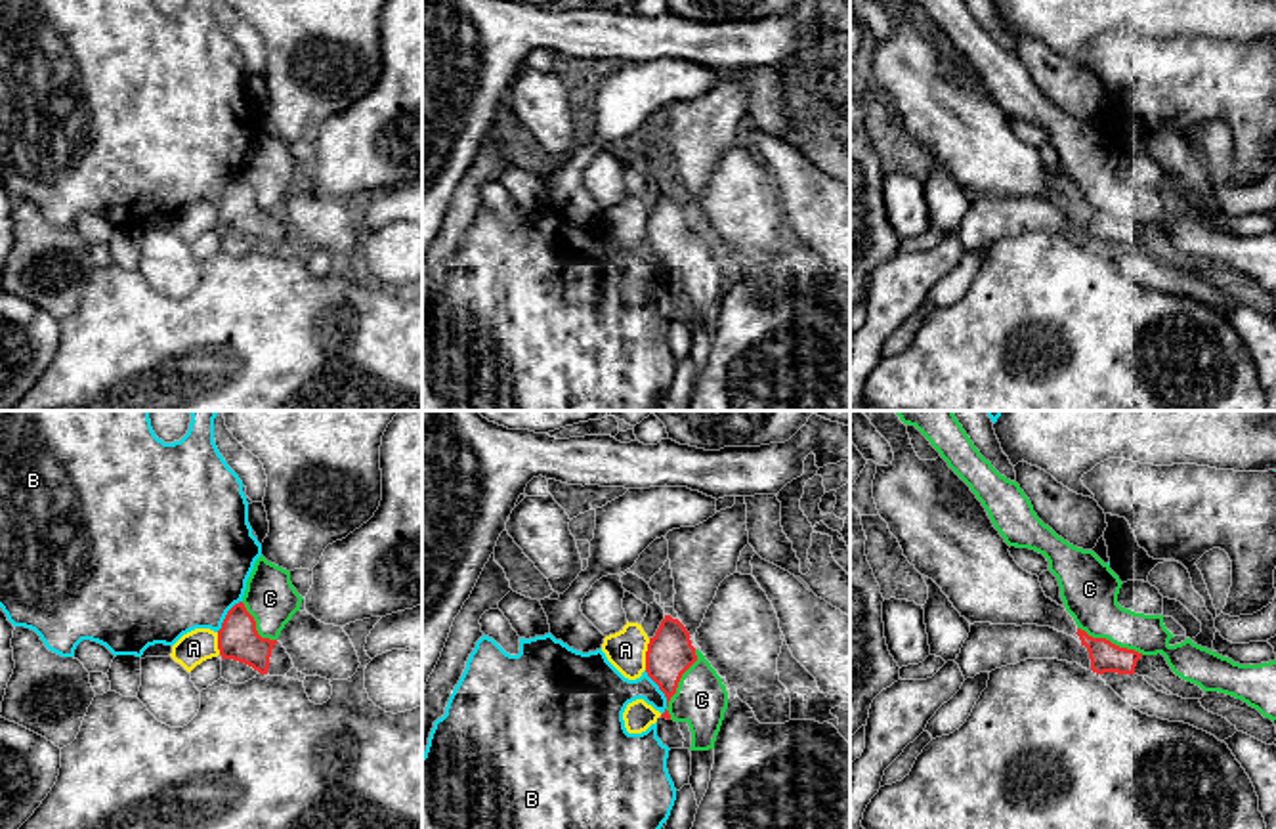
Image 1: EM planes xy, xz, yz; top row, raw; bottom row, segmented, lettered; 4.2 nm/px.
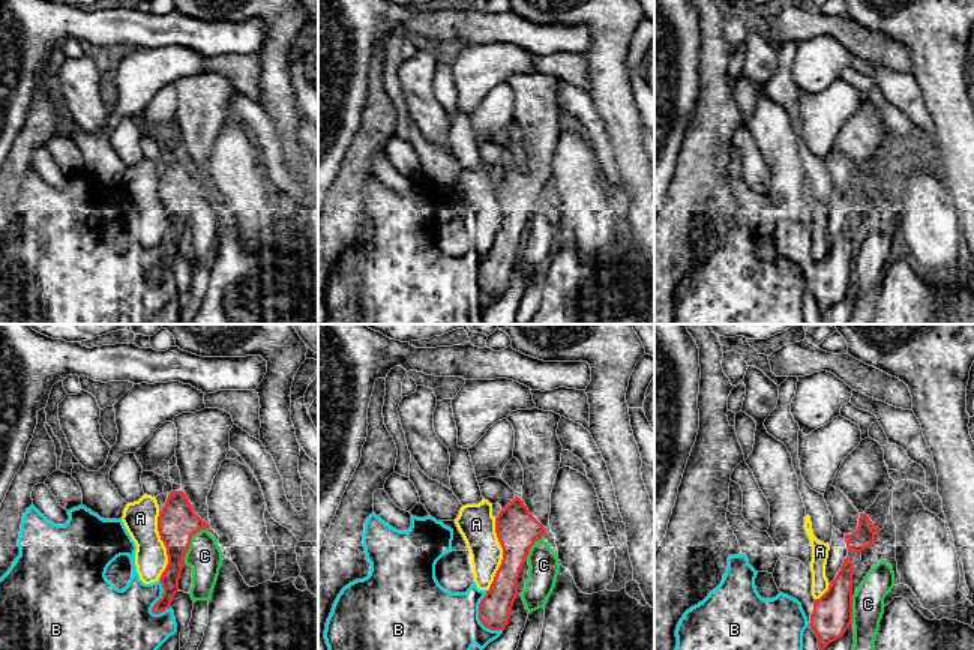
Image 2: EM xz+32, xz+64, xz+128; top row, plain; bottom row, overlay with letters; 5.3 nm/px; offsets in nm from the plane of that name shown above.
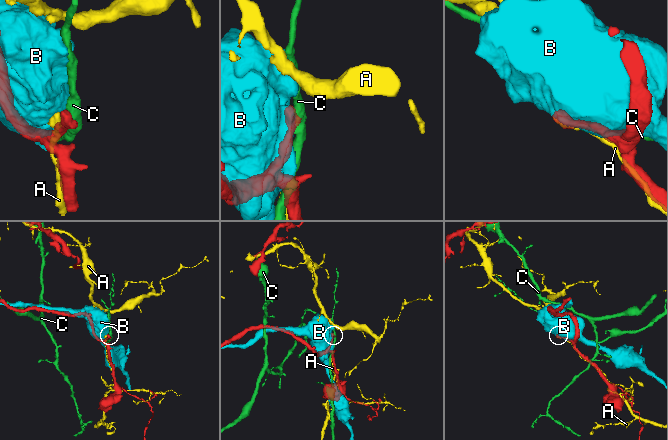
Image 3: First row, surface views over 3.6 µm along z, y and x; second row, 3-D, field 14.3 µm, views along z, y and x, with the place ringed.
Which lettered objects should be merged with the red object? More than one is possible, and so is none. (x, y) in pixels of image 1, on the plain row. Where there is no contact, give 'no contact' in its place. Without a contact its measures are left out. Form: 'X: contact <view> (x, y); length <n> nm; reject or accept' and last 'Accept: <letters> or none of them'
A: contact xz (646, 226); length 140 nm; reject
B: contact xz (663, 264); length 200 nm; reject
C: contact xz (677, 256); length 320 nm; reject
Accept: none of them

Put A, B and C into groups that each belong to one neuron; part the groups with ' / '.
A / B / C

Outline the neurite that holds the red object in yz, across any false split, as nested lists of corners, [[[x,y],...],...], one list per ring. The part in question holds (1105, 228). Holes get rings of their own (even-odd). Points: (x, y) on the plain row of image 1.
[[[974,195],[955,235],[965,252],[1026,231],[1077,235],[1096,246],[1135,246],[1142,225],[1093,210],[1081,201],[1075,206],[1077,212],[1051,199]]]

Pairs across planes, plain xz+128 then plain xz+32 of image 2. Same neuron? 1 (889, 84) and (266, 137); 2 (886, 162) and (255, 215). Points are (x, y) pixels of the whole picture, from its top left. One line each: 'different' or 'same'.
1: same
2: different

